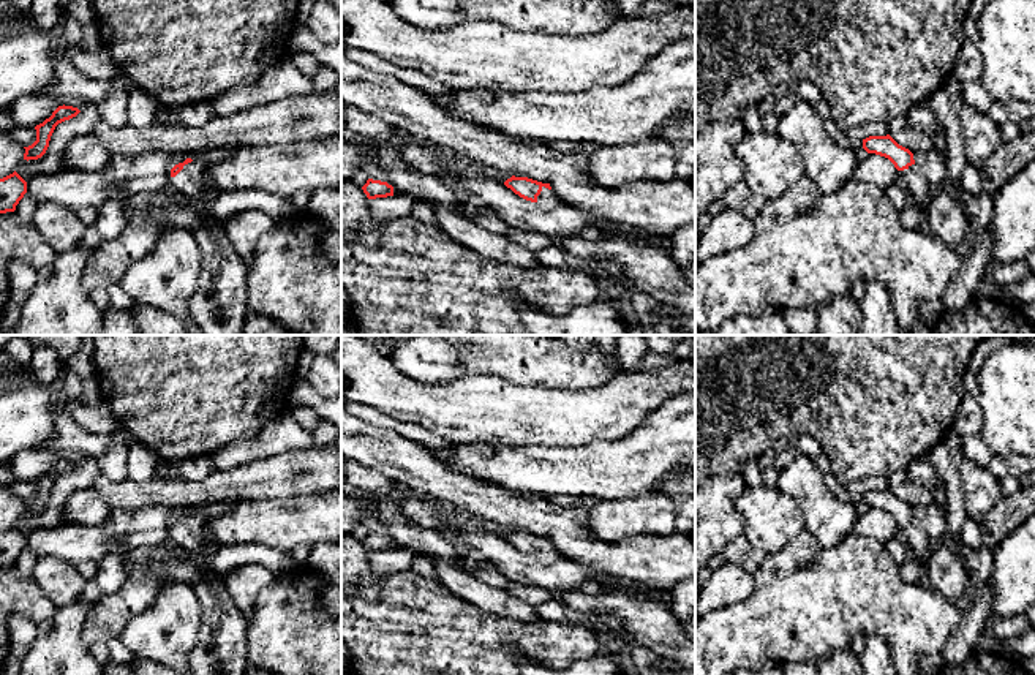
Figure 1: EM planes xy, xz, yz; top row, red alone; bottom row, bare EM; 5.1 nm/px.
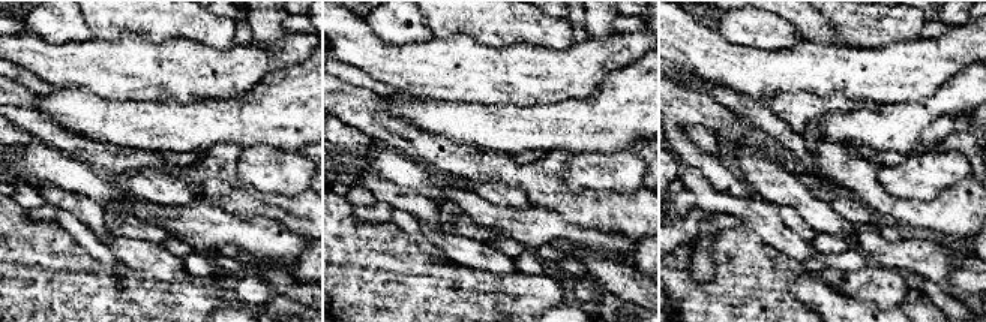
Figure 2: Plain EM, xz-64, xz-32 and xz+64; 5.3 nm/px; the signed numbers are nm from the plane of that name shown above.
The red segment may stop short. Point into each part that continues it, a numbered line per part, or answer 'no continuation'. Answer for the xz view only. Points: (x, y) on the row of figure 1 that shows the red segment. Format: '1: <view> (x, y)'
1: xz (547, 198)

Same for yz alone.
1: yz (914, 181)

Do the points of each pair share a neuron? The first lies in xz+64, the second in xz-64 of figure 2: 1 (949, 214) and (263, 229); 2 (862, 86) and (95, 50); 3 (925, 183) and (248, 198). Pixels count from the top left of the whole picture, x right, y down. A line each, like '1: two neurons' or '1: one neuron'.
1: two neurons
2: one neuron
3: two neurons

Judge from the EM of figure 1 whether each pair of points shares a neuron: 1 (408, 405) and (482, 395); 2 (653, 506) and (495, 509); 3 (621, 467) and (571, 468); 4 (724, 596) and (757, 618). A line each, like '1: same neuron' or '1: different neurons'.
1: same neuron
2: different neurons
3: same neuron
4: different neurons

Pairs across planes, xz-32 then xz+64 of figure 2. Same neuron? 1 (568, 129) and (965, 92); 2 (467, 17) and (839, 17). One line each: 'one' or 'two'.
1: one
2: one

